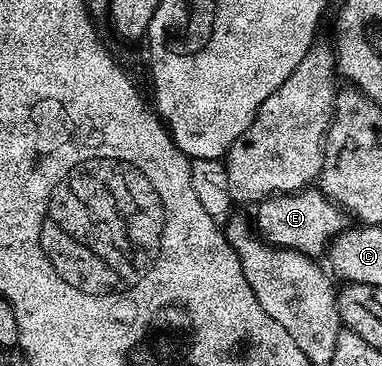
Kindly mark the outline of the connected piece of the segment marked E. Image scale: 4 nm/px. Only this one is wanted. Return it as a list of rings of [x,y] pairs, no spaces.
[[[320,188],[300,189],[297,193],[278,193],[256,206],[255,229],[264,241],[281,249],[294,249],[314,259],[328,250],[329,242],[347,228],[345,210],[321,192]]]

